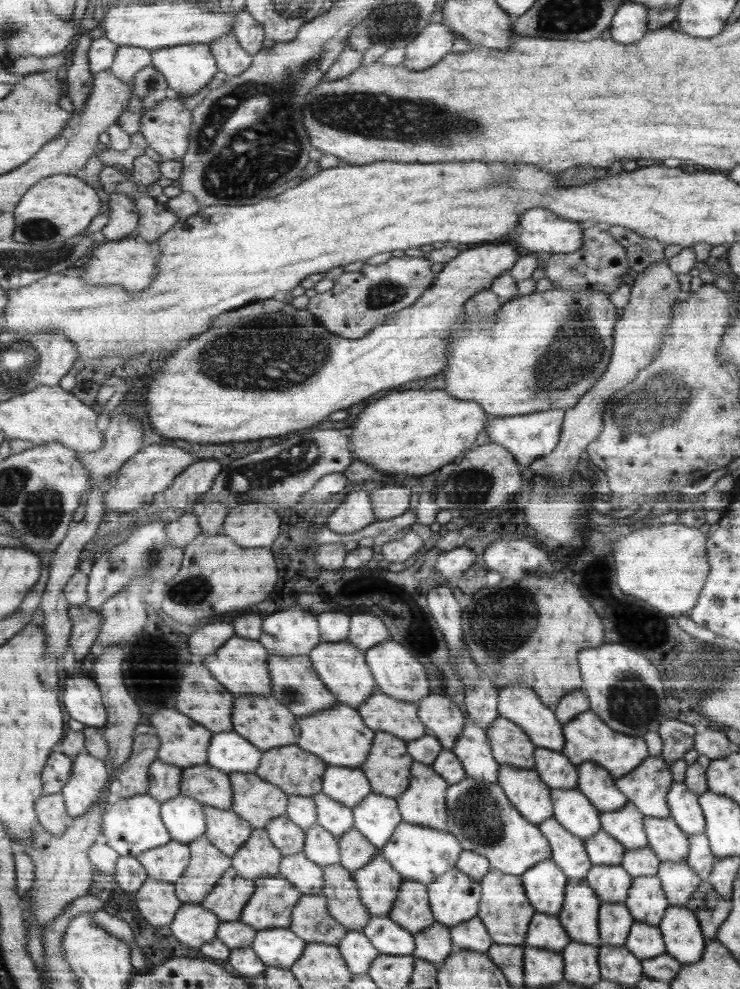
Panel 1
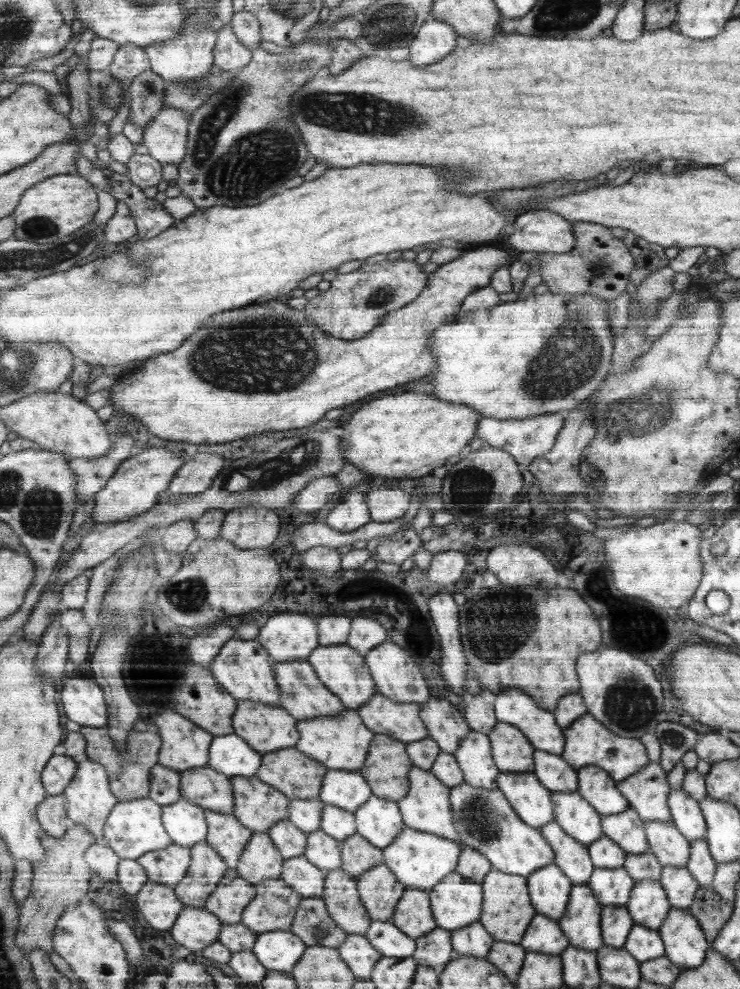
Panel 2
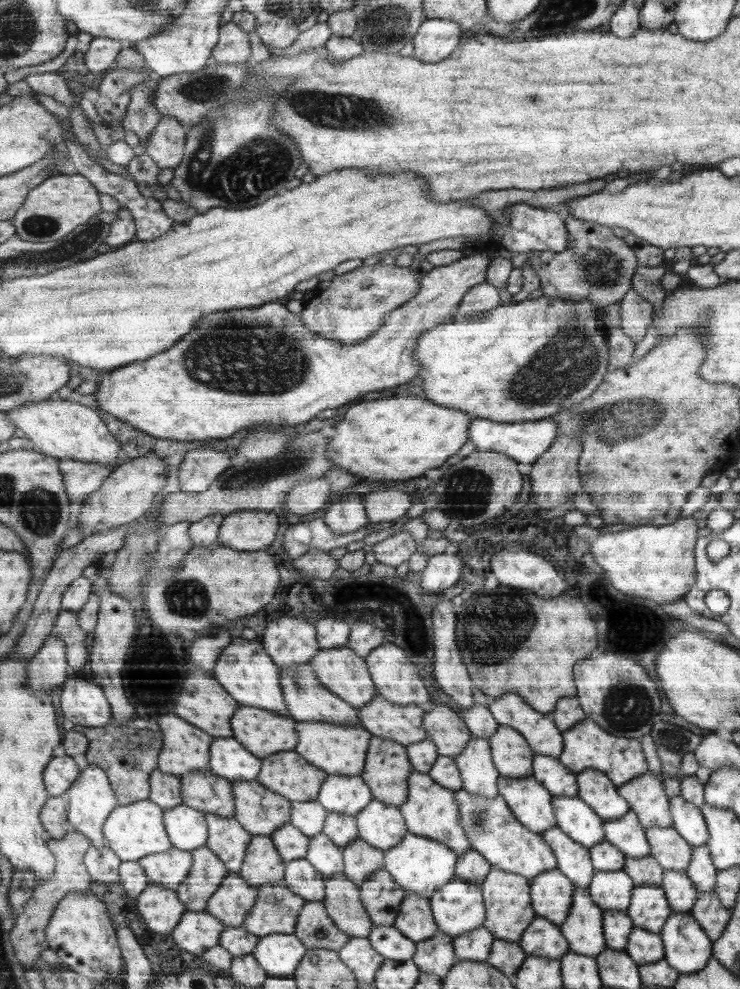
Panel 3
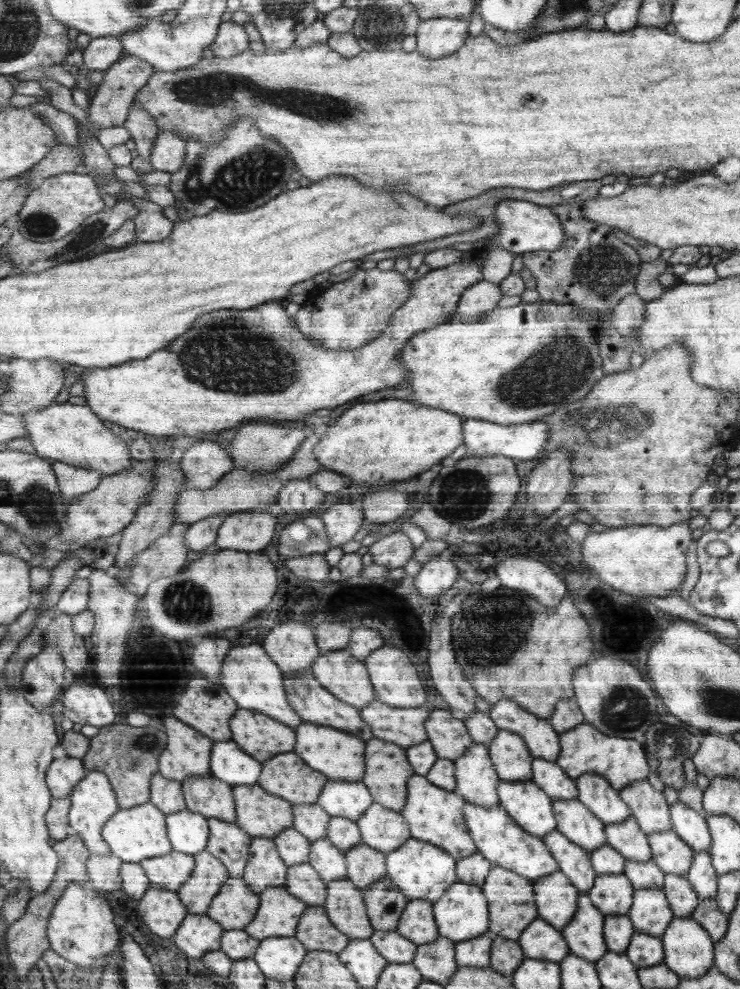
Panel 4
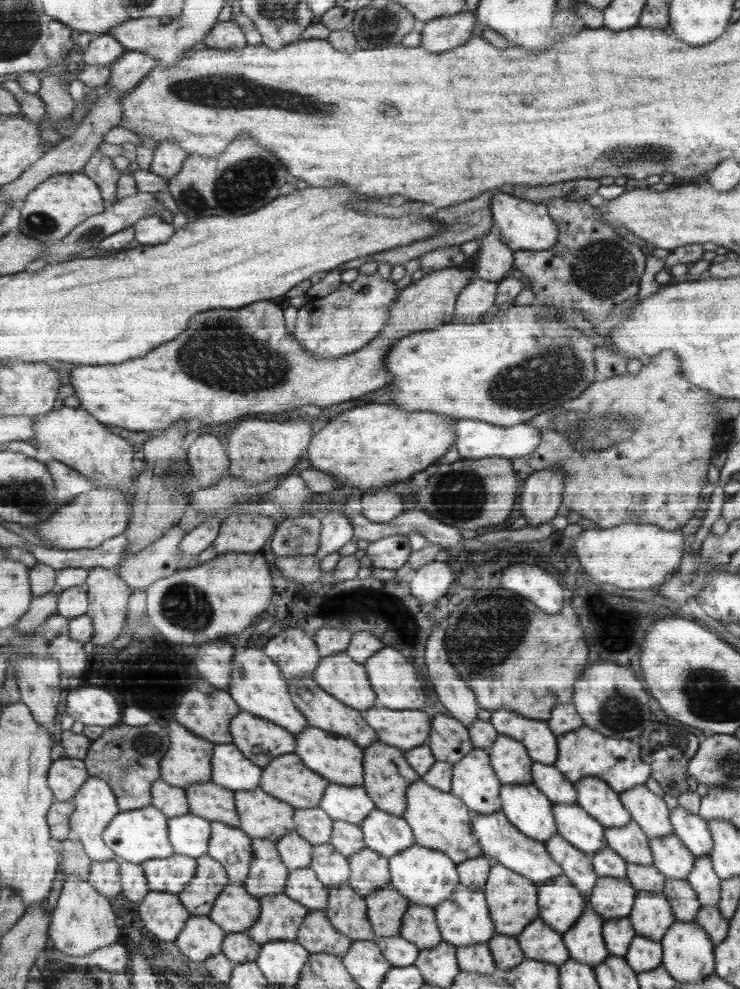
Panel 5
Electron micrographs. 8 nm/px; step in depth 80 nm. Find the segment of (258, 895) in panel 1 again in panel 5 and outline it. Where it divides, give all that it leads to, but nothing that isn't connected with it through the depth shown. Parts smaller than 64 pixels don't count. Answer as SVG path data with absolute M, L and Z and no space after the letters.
M284 893L259 899L261 916L247 935L262 946L272 941L294 941L309 908Z

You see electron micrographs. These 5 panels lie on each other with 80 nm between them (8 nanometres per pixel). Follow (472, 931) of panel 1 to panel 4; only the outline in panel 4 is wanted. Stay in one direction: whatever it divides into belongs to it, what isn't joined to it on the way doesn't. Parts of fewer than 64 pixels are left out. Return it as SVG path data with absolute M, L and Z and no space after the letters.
M486 932L476 939L456 943L456 961L459 966L474 968L490 967L493 936Z

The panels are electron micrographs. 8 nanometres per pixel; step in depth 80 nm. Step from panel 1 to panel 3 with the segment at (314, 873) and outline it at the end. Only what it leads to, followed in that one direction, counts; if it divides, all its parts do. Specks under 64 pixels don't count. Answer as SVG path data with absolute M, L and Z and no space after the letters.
M305 858L286 863L286 886L306 901L324 900L325 879Z

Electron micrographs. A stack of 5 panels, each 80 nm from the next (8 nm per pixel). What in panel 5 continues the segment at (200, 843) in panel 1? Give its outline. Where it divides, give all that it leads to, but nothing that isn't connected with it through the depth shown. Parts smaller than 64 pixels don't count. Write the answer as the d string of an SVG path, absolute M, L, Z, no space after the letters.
M206 854L197 858L197 872L190 880L189 886L178 896L192 916L207 916L226 884L229 884L229 877L225 865Z

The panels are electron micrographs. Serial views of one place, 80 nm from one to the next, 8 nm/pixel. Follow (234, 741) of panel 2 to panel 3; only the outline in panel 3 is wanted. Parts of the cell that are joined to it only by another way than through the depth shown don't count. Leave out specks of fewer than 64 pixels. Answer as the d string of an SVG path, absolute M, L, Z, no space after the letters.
M236 737L215 738L209 749L212 773L233 782L250 782L261 773L263 760L248 752Z

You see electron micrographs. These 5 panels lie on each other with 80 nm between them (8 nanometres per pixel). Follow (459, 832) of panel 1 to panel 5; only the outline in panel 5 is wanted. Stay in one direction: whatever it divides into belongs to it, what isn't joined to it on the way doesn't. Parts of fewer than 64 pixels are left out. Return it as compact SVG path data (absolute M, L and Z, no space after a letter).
M504 812L473 814L473 824L473 832L476 833L486 856L492 856L496 862L502 863L506 868L514 869L514 872L527 876L539 886L544 886L563 874L562 867L554 862L546 844L526 836L506 818Z

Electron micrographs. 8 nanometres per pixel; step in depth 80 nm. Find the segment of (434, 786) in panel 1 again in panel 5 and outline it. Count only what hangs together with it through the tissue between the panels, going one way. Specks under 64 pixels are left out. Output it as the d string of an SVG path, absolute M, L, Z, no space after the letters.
M420 780L414 784L414 788L410 788L410 808L406 807L405 812L406 817L403 818L413 829L419 845L446 853L458 865L465 860L483 856L484 849L473 832L473 813L453 792L442 792Z

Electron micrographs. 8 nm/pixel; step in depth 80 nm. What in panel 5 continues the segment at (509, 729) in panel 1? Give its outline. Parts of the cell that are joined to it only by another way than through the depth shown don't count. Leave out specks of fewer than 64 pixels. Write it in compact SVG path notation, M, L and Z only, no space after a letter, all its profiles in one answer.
M499 734L488 754L502 786L533 782L533 776L530 776L532 758L525 746L514 737Z

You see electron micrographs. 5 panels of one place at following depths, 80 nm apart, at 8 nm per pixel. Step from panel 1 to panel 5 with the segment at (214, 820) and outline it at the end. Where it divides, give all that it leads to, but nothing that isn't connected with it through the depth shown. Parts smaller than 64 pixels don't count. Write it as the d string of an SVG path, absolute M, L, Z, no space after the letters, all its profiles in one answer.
M211 822L211 835L209 840L208 854L219 860L228 872L229 883L243 883L249 873L252 860L252 837L241 828L222 824L222 822Z

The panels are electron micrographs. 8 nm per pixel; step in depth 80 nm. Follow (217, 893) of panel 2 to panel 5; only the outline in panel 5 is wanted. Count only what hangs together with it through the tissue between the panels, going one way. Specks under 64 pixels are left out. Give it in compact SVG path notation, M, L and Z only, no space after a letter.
M229 883L220 892L207 916L221 925L226 934L244 933L261 916L260 899L246 892L242 883Z

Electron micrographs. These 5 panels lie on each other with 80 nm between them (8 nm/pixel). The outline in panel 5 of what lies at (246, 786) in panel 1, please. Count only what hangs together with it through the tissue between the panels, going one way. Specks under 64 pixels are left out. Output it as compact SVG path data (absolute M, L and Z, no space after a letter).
M260 786L234 792L240 828L252 838L276 842L297 826L293 821L296 808L264 792Z

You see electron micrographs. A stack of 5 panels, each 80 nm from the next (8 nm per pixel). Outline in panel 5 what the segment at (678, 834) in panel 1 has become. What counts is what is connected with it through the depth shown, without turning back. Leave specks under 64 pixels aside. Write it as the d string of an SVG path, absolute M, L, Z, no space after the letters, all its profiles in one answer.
M674 833L652 837L650 850L654 854L654 866L667 878L687 880L696 866L696 856Z

